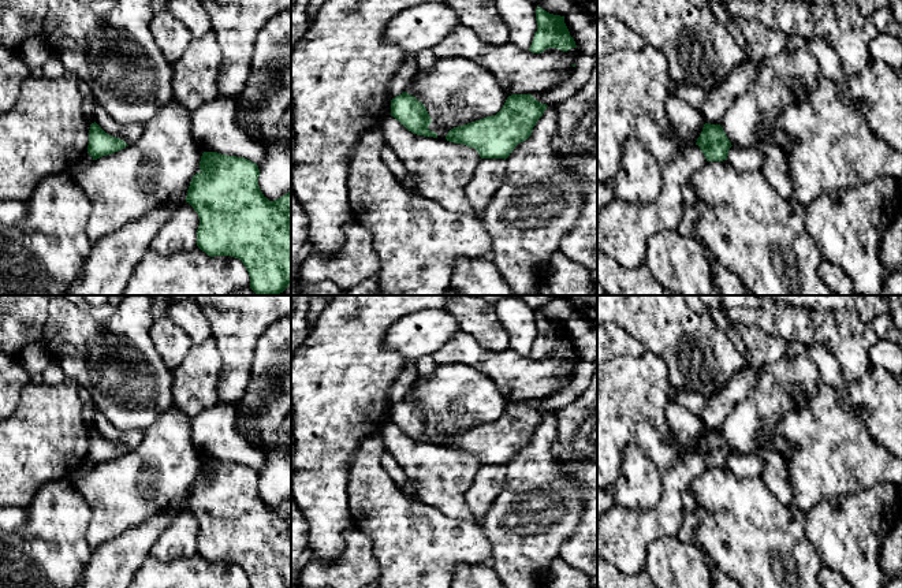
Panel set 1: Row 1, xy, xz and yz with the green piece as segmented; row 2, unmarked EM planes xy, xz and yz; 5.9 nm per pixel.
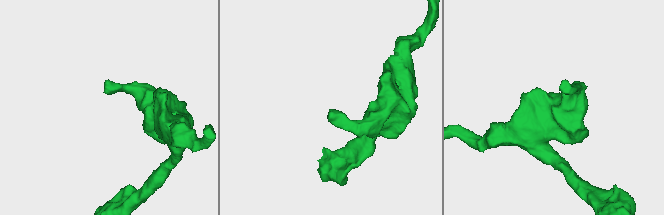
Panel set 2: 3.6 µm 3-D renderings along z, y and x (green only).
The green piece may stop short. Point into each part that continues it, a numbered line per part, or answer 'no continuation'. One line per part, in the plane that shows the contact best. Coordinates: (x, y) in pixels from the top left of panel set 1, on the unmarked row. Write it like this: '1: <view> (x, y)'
1: yz (623, 535)

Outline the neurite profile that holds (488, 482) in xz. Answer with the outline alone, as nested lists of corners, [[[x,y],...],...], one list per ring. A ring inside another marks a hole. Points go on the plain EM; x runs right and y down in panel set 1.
[[[481,465],[466,491],[465,502],[476,522],[481,524],[506,479],[504,465]]]

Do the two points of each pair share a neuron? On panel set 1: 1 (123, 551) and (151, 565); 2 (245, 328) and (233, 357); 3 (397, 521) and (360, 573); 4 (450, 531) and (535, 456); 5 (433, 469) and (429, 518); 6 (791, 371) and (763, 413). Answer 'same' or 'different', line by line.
1: different
2: same
3: different
4: different
5: different
6: same

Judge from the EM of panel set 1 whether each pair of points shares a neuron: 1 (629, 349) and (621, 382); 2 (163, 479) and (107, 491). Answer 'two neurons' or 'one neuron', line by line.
1: two neurons
2: one neuron

